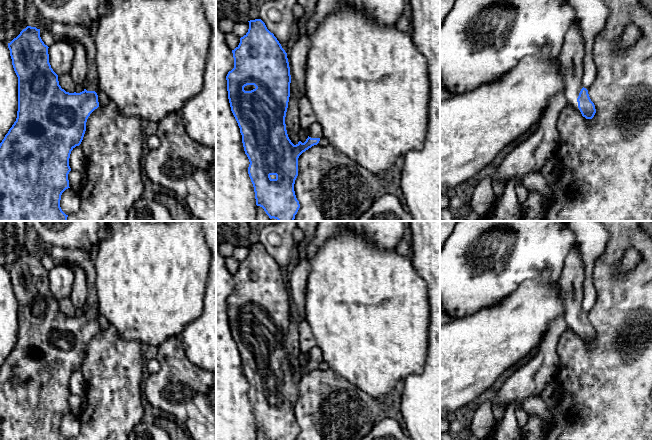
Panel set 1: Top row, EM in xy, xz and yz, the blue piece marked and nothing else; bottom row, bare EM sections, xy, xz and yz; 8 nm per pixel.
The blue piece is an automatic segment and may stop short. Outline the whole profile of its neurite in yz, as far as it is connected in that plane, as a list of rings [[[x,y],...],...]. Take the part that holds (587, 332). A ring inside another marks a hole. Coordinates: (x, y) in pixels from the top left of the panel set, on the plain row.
[[[573,247],[564,261],[564,269],[559,279],[561,285],[561,300],[565,306],[565,319],[570,329],[578,327],[583,341],[592,343],[596,337],[588,314],[582,309],[584,297],[583,283],[585,266],[577,247]]]

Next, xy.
[[[54,249],[51,256],[56,264],[75,262],[84,270],[88,285],[86,303],[89,307],[80,317],[69,317],[61,312],[58,299],[49,287],[49,271],[42,265],[40,253],[36,251],[27,250],[8,267],[12,289],[18,301],[18,335],[16,345],[0,367],[0,440],[68,440],[62,435],[60,424],[62,417],[70,412],[70,378],[81,368],[87,343],[99,331],[94,257],[81,249]]]

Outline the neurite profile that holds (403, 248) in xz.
[[[403,237],[400,242],[398,243],[396,247],[397,252],[404,256],[404,257],[410,257],[411,256],[411,246],[410,244],[405,240]]]

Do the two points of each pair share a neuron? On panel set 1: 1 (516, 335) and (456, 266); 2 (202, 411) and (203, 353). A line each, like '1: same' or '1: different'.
1: different
2: different

